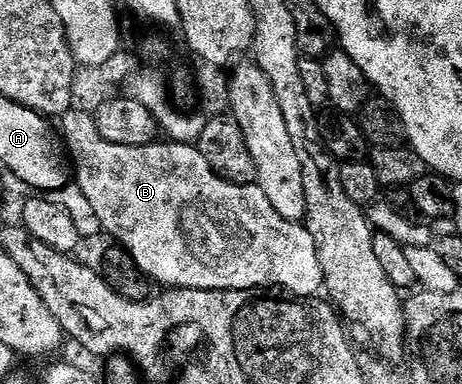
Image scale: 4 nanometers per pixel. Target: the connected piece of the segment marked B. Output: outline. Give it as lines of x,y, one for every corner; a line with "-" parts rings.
72,108
67,113
61,114
59,118
59,133
63,138
63,145
69,148
69,157
73,160
71,164
72,172
75,174
75,184
82,189
87,197
87,202
91,203
91,210
98,217
102,230
114,237
116,244
125,249
135,259
135,263
144,271
150,282
161,284
161,287
176,287
178,289
259,289
268,290
268,285
278,285
278,290
292,295
298,299
309,299
320,294
323,289
323,271
319,263
319,255
315,247
315,239
311,239
308,229
304,224
296,221
283,219
275,207
271,207
271,199
263,195
261,186
254,183
251,185
232,185
230,181
225,181
213,170
211,163
203,159
196,144
174,144
174,143
154,143
143,147
119,147
115,143
107,143
103,135
93,122
92,113
84,113
81,110

